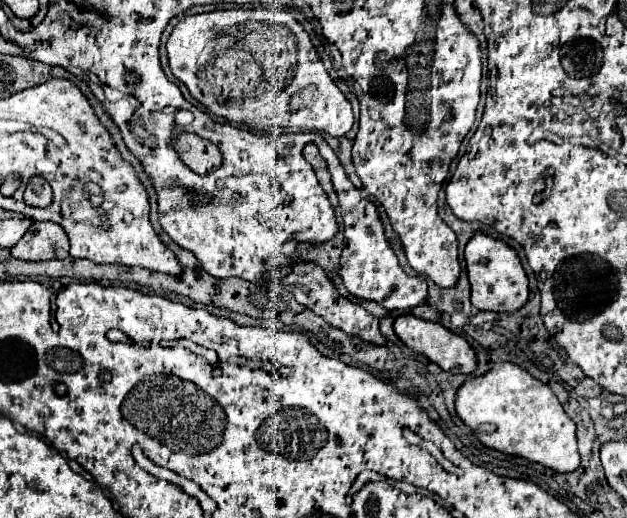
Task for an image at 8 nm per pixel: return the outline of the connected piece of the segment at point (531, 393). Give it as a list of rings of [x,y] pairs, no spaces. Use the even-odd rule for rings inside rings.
[[[512,362],[494,364],[484,376],[466,380],[454,398],[458,418],[478,434],[478,440],[504,454],[540,462],[556,472],[572,472],[580,466],[576,448],[576,424],[566,416],[554,392]]]

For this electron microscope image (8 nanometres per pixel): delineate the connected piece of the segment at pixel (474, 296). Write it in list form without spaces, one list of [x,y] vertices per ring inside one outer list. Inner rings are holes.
[[[474,232],[464,250],[466,274],[472,288],[470,302],[478,310],[492,312],[516,312],[528,300],[528,278],[520,264],[520,258],[512,246],[496,240],[484,232]]]

